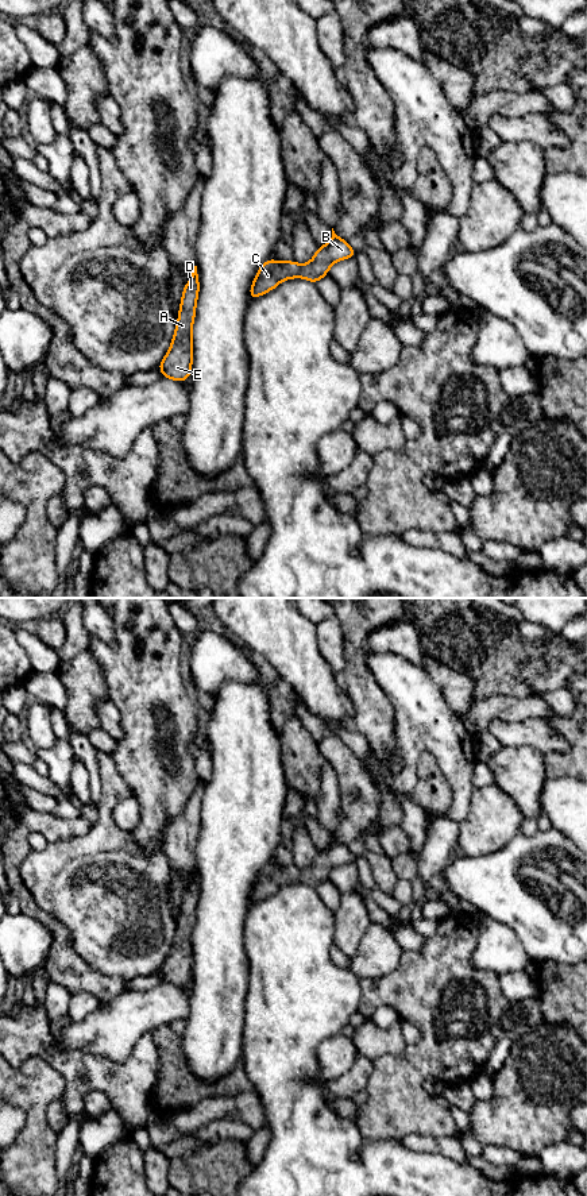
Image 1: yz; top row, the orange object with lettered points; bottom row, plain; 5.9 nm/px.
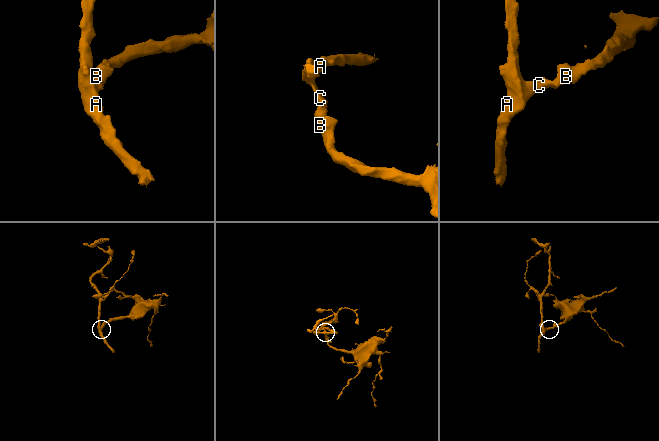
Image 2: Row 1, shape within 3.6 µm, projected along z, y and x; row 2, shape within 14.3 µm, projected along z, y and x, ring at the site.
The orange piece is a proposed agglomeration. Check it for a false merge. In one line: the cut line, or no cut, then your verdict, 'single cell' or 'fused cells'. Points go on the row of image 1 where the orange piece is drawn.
cut none; single cell

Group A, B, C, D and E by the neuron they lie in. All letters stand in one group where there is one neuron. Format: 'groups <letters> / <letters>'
groups A B C D E

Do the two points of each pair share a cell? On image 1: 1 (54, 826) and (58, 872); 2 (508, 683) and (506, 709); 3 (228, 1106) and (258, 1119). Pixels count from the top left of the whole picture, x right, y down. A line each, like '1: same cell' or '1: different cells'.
1: different cells
2: different cells
3: same cell

